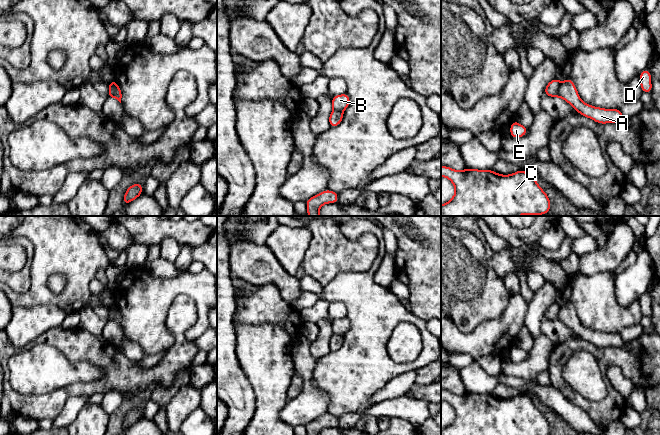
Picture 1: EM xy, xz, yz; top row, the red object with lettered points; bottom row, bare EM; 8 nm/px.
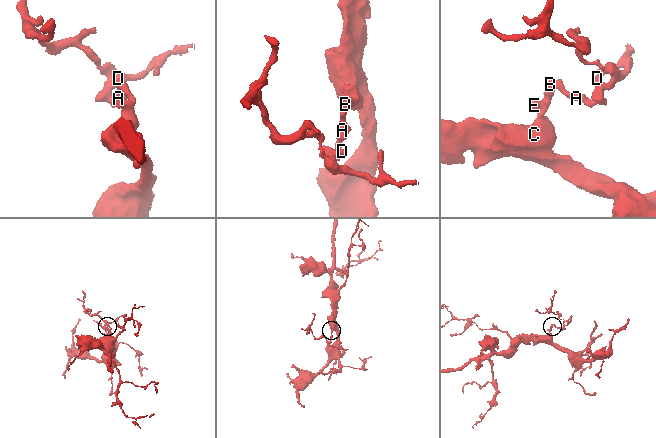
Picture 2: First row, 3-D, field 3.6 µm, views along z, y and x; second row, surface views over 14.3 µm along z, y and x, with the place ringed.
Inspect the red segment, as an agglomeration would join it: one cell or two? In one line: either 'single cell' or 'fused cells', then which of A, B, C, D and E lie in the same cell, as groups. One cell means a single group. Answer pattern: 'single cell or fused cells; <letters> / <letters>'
fused cells; A D / B C E

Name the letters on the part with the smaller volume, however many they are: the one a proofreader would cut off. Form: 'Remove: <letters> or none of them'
Remove: A, D

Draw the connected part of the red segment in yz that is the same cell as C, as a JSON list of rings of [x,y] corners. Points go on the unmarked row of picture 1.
[[[441,390],[441,400],[449,402],[455,411],[455,419],[441,429],[441,435],[549,435],[551,426],[536,406],[536,402],[525,395],[501,399],[493,394],[465,392],[462,395]]]

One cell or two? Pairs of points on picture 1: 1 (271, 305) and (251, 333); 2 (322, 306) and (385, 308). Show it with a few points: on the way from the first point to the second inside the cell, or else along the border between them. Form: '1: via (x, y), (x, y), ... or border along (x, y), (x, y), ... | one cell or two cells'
1: border along (235, 318), (238, 323), (279, 326) | two cells
2: border along (322, 298), (329, 302) | two cells

